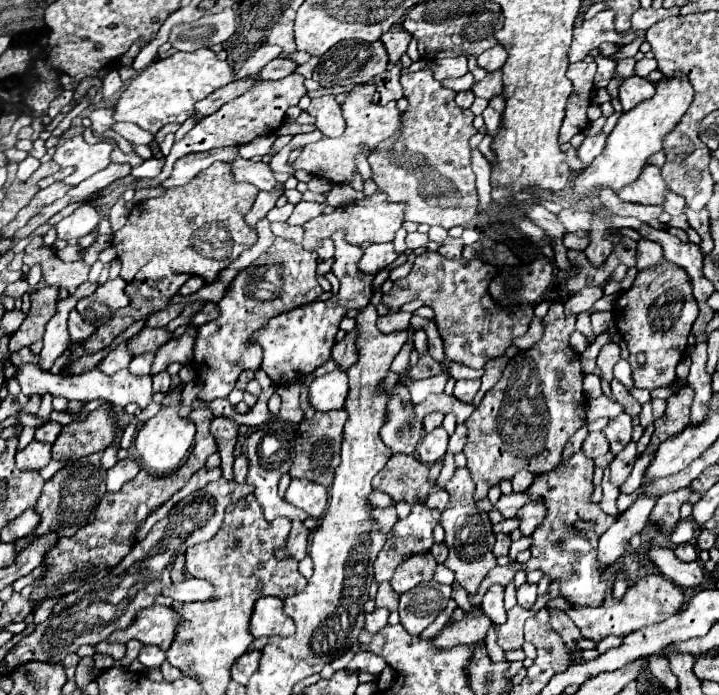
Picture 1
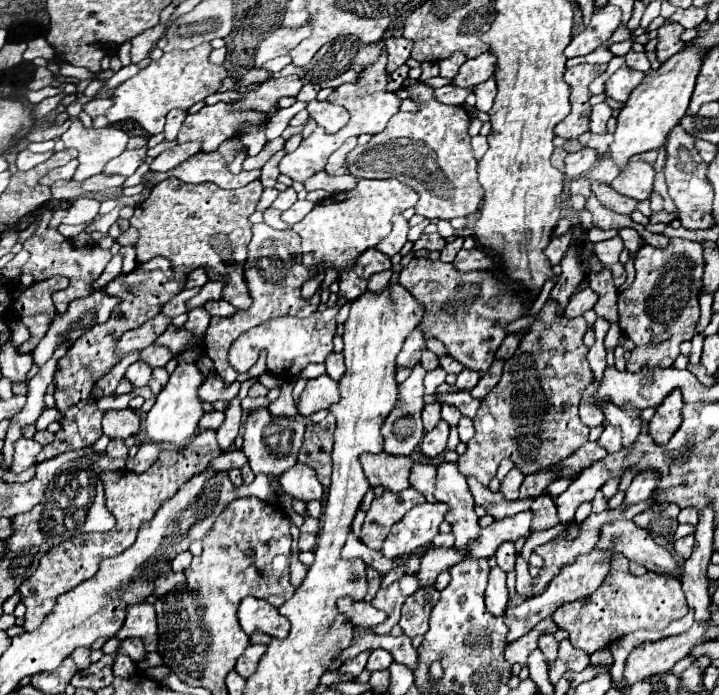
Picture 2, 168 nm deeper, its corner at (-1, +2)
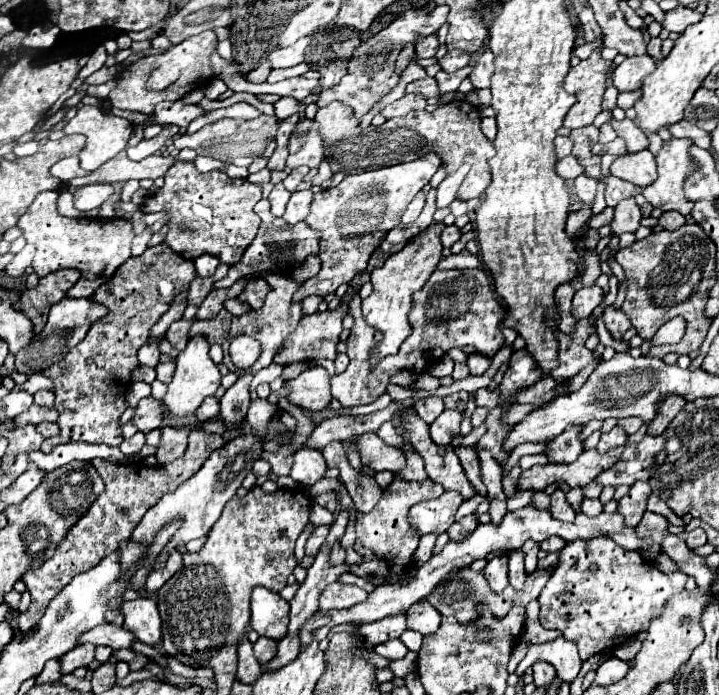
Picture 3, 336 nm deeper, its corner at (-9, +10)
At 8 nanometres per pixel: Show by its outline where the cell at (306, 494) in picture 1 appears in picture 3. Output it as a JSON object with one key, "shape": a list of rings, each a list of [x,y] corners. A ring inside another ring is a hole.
{"shape":[[[299,450],[291,466],[291,478],[303,486],[313,486],[325,474],[325,460],[319,450]]]}

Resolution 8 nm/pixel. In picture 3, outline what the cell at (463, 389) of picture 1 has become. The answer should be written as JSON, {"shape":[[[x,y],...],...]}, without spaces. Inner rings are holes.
{"shape":[[[469,354],[467,364],[469,364],[469,374],[483,374],[491,366],[491,360],[481,354]]]}

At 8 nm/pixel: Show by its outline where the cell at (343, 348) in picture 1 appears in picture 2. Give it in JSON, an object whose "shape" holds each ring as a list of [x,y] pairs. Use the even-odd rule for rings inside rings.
{"shape":[[[329,354],[325,360],[325,368],[329,378],[333,378],[335,382],[341,380],[341,376],[345,374],[345,362],[343,362],[343,354]]]}

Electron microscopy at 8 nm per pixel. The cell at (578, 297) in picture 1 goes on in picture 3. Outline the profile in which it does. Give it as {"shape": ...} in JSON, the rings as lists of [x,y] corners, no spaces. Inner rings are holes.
{"shape":[[[581,286],[575,292],[573,298],[573,308],[571,314],[579,320],[579,318],[589,318],[593,314],[593,310],[599,306],[599,302],[603,300],[603,290],[599,286]]]}

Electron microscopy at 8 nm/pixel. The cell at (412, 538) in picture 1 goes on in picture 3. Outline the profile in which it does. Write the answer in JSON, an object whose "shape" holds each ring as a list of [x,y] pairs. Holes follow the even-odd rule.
{"shape":[[[443,492],[437,500],[419,502],[419,504],[415,504],[415,506],[409,510],[409,524],[411,524],[421,536],[425,536],[425,534],[443,534],[443,532],[447,532],[447,528],[455,522],[455,512],[457,512],[457,508],[461,506],[461,502],[463,502],[463,498],[461,498],[461,494],[457,494],[457,492]]]}

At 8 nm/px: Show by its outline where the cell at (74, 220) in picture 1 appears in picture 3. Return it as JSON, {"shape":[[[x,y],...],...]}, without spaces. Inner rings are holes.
{"shape":[[[89,184],[89,186],[77,188],[75,194],[73,194],[75,208],[81,210],[81,212],[95,210],[95,208],[99,208],[113,192],[115,192],[115,188],[113,188],[111,184]]]}

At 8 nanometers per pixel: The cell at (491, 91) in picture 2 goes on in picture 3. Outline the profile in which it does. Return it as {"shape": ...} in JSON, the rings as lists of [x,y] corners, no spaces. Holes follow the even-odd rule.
{"shape":[[[485,50],[479,58],[477,58],[477,66],[473,70],[473,74],[469,76],[475,88],[489,88],[491,86],[491,76],[493,76],[493,54],[489,50]]]}

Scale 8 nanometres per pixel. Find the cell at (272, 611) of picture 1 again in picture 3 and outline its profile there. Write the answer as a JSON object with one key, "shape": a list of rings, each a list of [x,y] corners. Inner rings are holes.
{"shape":[[[257,586],[251,594],[251,628],[261,636],[281,640],[289,626],[289,602],[279,594]]]}

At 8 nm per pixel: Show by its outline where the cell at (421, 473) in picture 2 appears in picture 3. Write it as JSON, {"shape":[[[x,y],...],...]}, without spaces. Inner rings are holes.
{"shape":[[[409,450],[409,452],[405,452],[405,456],[407,456],[407,466],[405,466],[401,472],[397,472],[397,476],[405,478],[405,480],[425,482],[429,476],[427,476],[427,472],[425,472],[423,458],[421,458],[421,456],[419,456],[415,450]]]}

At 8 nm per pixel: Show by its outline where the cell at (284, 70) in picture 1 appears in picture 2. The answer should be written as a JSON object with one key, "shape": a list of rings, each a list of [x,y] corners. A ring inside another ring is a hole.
{"shape":[[[263,68],[249,70],[243,78],[239,78],[239,84],[253,84],[253,82],[265,82],[271,76],[271,72],[265,72]]]}

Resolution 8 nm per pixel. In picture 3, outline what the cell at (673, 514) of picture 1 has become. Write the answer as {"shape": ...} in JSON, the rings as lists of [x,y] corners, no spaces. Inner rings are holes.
{"shape":[[[645,512],[643,520],[639,522],[639,526],[635,530],[639,536],[649,536],[649,538],[653,538],[653,542],[661,544],[665,540],[665,536],[669,536],[669,520],[661,514]]]}

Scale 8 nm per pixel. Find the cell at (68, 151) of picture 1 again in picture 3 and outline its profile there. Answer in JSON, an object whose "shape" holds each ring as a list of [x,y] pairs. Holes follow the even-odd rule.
{"shape":[[[81,106],[77,110],[77,114],[65,124],[63,128],[67,134],[85,134],[87,136],[87,144],[85,148],[81,150],[79,158],[81,158],[81,166],[87,170],[87,172],[93,172],[97,170],[101,164],[105,164],[107,160],[115,158],[117,152],[121,152],[127,142],[129,142],[129,136],[133,132],[133,124],[125,118],[119,118],[111,112],[105,112],[101,108],[93,108],[93,106]]]}

